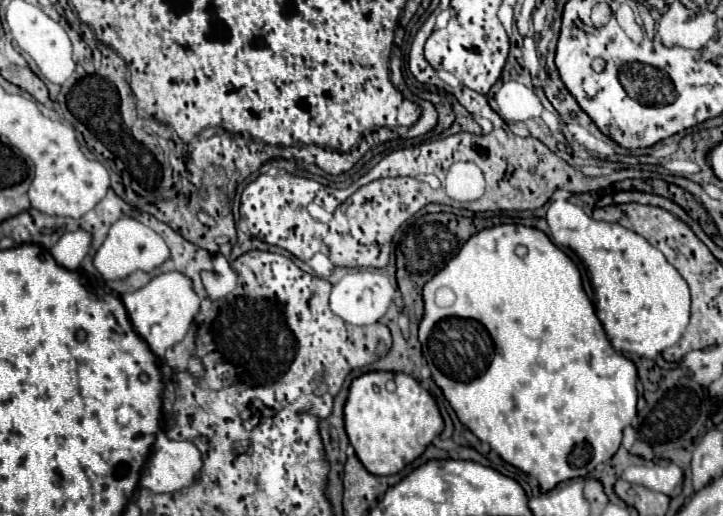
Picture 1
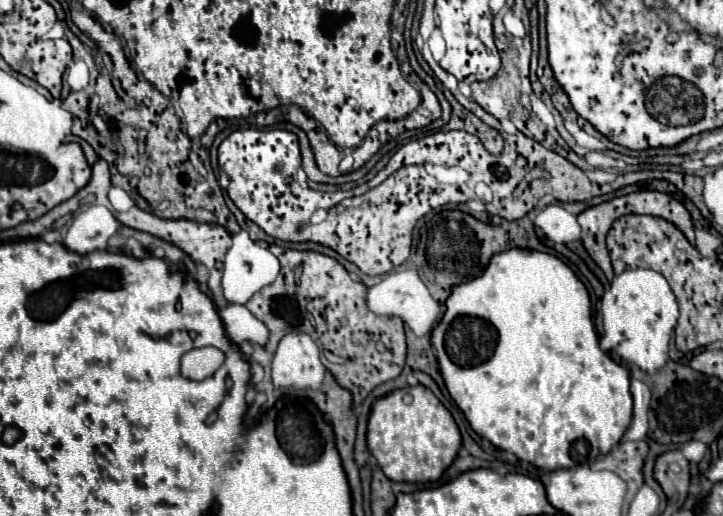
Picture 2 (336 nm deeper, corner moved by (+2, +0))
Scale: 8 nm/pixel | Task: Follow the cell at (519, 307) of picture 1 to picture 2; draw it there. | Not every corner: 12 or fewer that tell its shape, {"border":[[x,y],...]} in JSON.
{"border":[[495,254],[433,330],[481,438],[607,454],[630,372],[551,254]]}

